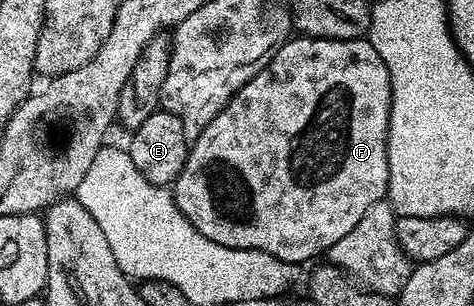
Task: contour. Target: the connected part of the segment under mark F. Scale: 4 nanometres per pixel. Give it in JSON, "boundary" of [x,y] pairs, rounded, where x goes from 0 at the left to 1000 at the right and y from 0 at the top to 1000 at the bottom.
{"boundary":[[[639,118],[603,134],[586,173],[546,222],[542,242],[487,320],[447,399],[430,412],[426,435],[401,471],[401,497],[392,507],[388,556],[369,582],[363,624],[367,657],[378,686],[430,765],[430,778],[447,778],[447,791],[464,791],[464,804],[489,804],[506,817],[557,817],[605,869],[637,863],[660,837],[694,827],[696,807],[768,699],[776,699],[776,673],[802,660],[816,637],[819,608],[819,438],[823,435],[823,245],[819,216],[793,176],[778,127],[759,131],[686,131],[673,118]]]}

